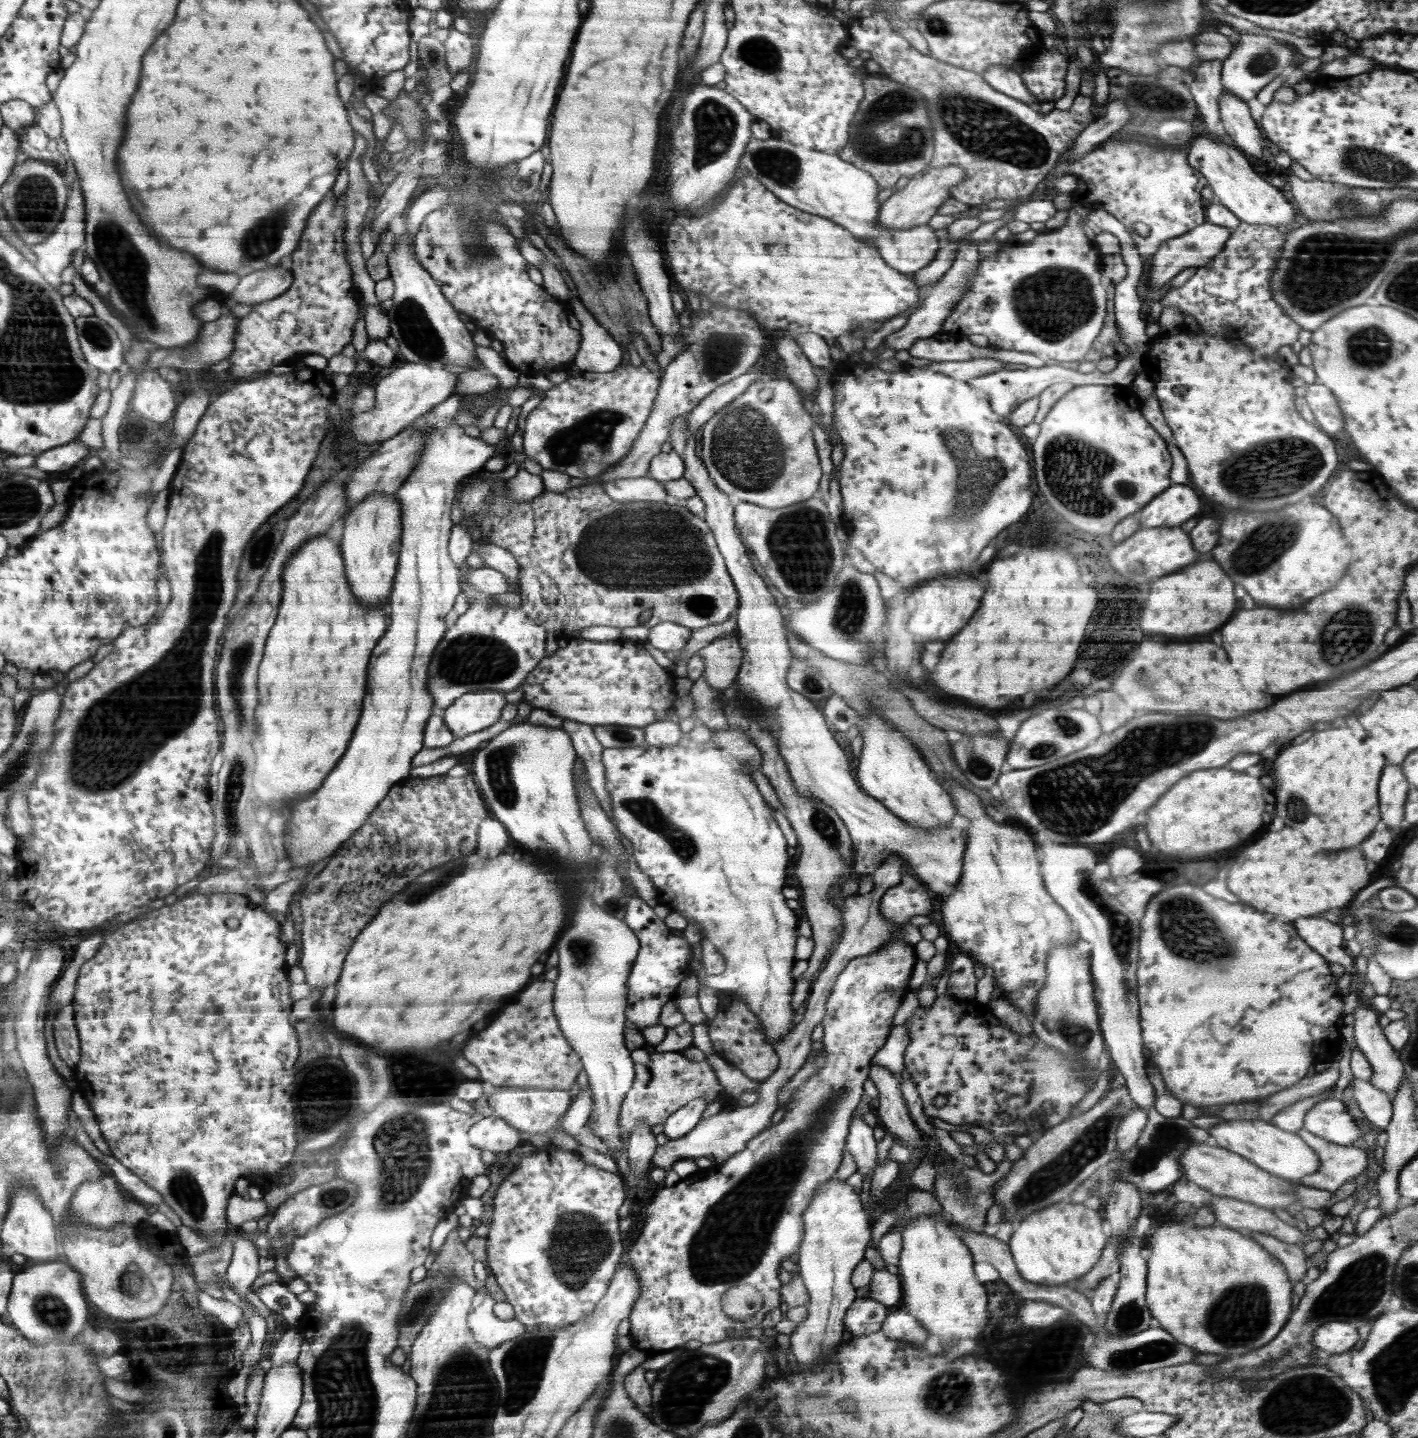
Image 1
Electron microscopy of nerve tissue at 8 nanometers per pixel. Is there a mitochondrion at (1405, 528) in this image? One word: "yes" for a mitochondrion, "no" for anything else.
no

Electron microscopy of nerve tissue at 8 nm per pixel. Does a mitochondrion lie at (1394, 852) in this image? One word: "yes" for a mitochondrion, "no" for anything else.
no

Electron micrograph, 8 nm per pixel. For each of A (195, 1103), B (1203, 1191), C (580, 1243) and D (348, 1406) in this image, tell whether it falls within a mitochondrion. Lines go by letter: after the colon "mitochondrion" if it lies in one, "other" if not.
A: other
B: other
C: mitochondrion
D: mitochondrion

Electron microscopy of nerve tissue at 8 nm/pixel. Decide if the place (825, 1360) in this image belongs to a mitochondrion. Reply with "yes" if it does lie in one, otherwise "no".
no

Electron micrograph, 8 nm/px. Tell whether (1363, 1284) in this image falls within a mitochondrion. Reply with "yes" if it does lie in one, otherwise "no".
yes

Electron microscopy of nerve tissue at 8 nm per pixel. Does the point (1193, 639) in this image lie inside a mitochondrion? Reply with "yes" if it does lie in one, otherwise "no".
no

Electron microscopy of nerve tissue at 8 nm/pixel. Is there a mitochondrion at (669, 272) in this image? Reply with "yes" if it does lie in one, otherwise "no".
no

